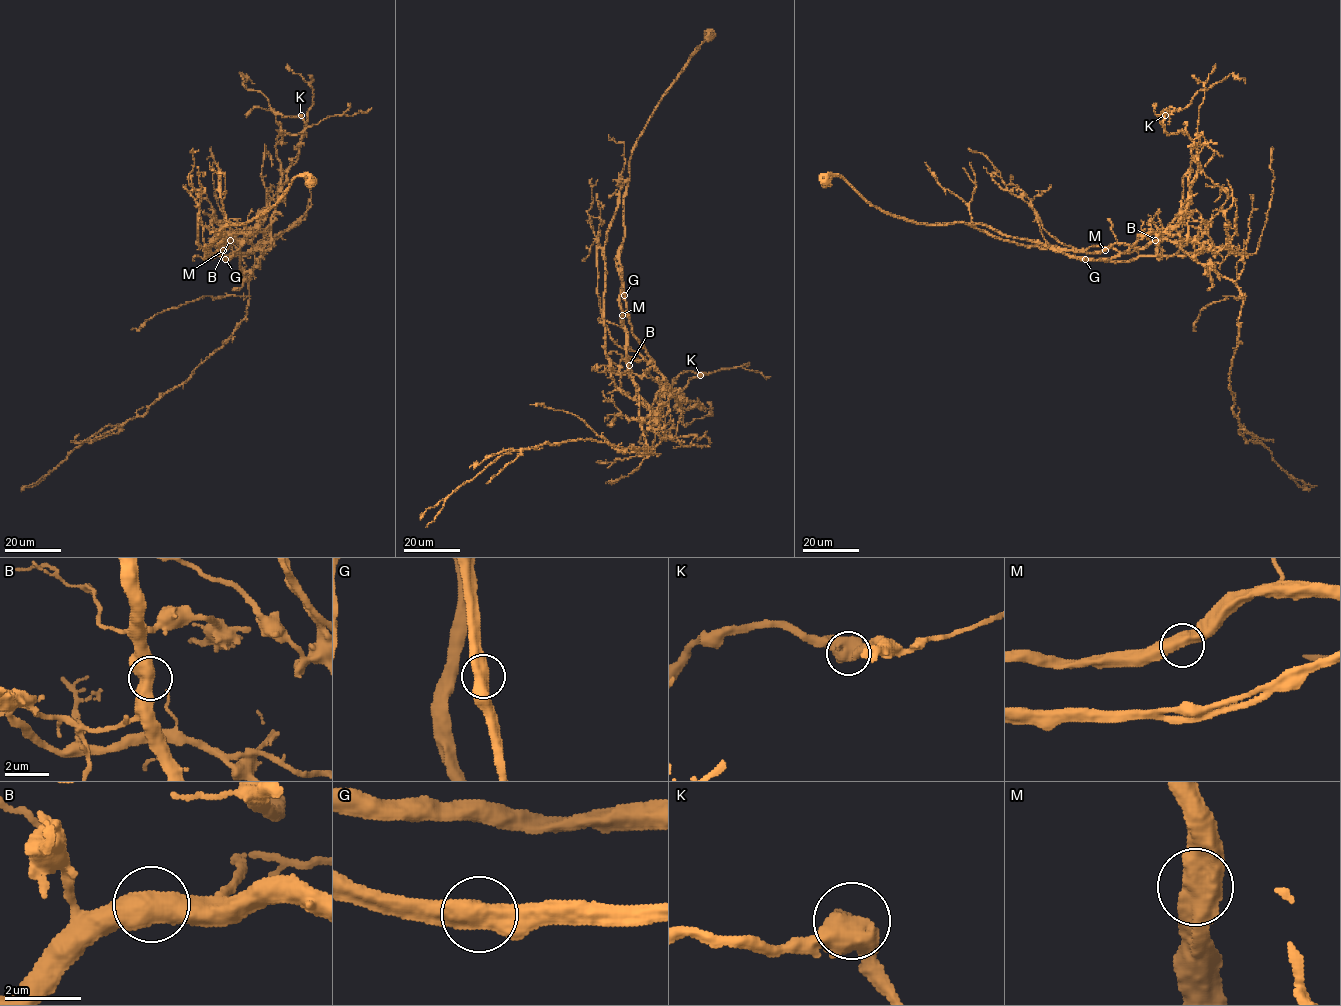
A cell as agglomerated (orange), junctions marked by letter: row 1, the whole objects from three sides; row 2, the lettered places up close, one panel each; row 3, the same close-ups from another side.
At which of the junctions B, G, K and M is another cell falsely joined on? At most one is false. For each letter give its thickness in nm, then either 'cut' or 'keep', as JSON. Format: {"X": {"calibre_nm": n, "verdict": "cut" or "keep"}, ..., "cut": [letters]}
{"B": {"calibre_nm": 550, "verdict": "keep"}, "G": {"calibre_nm": 600, "verdict": "cut"}, "K": {"calibre_nm": 600, "verdict": "keep"}, "M": {"calibre_nm": 600, "verdict": "keep"}, "cut": ["G"]}

